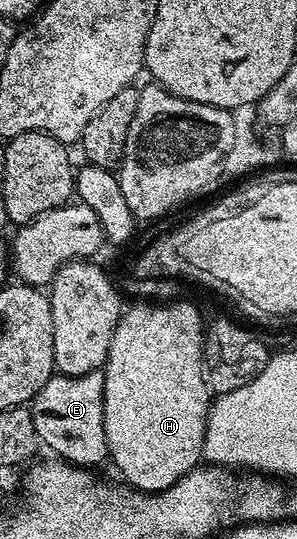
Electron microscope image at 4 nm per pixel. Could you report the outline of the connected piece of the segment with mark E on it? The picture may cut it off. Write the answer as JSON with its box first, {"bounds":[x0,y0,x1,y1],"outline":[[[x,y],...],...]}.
{"bounds":[29,371,108,469],"outline":[[[105,371],[89,372],[79,376],[55,374],[29,405],[36,434],[43,445],[51,448],[55,457],[80,468],[97,469],[97,464],[107,463],[108,442],[104,434]]]}

